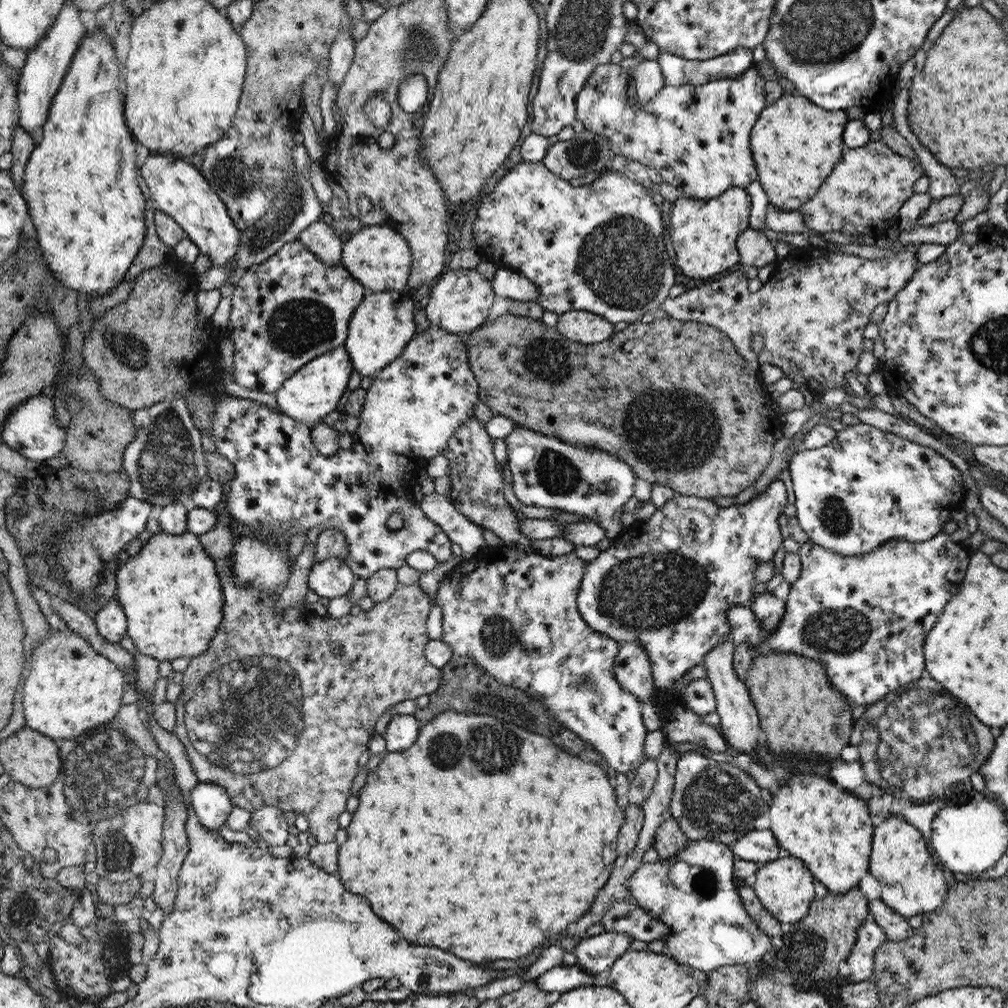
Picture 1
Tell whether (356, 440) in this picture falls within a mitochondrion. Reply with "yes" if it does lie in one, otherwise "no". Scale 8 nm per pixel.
no

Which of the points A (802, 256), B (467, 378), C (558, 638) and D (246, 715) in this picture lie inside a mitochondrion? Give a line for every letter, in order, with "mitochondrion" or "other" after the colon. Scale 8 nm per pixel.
A: other
B: other
C: other
D: mitochondrion

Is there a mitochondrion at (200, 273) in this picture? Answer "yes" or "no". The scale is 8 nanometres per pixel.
no

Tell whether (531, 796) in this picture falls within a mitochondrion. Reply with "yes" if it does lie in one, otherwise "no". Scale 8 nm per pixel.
no

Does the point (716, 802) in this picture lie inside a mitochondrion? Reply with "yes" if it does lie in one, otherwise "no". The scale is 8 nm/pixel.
yes

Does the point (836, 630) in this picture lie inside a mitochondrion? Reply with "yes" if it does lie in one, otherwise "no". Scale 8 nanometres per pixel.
yes

